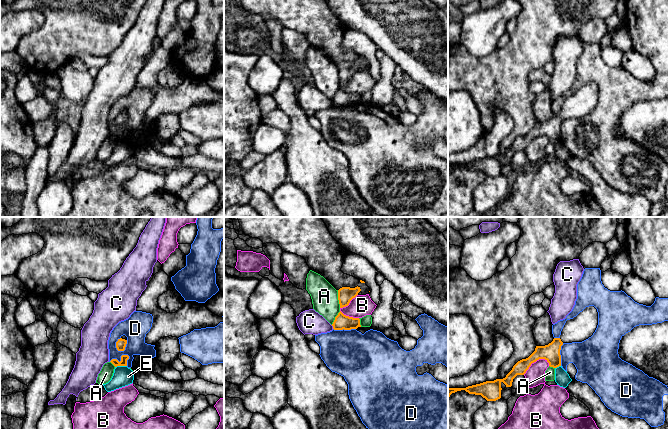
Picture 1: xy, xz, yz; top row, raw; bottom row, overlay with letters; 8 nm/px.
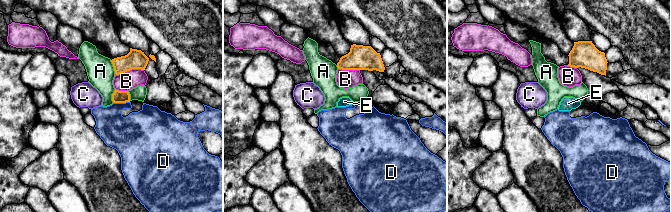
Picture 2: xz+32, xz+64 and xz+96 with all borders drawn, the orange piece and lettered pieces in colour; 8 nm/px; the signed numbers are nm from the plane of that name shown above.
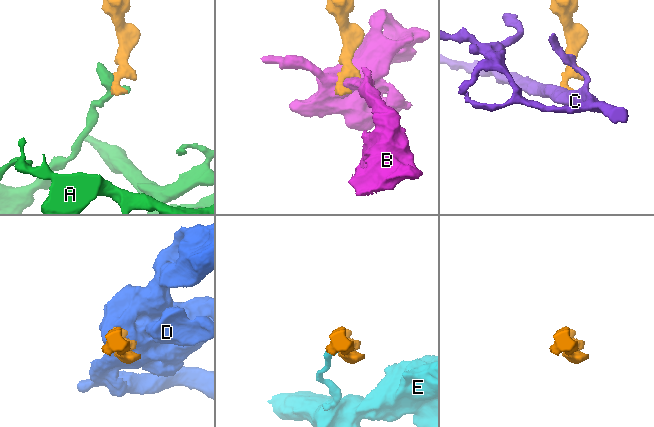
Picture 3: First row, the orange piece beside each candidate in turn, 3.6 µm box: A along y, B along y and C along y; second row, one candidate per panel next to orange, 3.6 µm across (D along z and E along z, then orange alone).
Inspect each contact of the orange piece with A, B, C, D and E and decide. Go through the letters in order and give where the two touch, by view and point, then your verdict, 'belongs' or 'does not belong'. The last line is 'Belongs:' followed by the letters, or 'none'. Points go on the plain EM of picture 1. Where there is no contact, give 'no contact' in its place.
A: xz (338, 75) | does not belong
B: yz (535, 137) | does not belong
C: xz (333, 103) | does not belong
D: xy (121, 136) | does not belong
E: xy (120, 141) | does not belong
Belongs: none

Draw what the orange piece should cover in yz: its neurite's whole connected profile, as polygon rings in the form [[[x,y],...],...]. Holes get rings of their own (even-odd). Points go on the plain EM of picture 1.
[[[554,114],[548,121],[536,122],[535,127],[528,134],[518,137],[505,154],[486,157],[466,164],[448,164],[448,174],[452,169],[465,166],[469,170],[481,171],[487,177],[496,177],[501,174],[501,159],[503,158],[506,163],[511,163],[513,155],[517,151],[524,151],[531,140],[537,136],[545,135],[553,144],[561,142],[560,126],[562,121],[563,118],[560,114]]]

